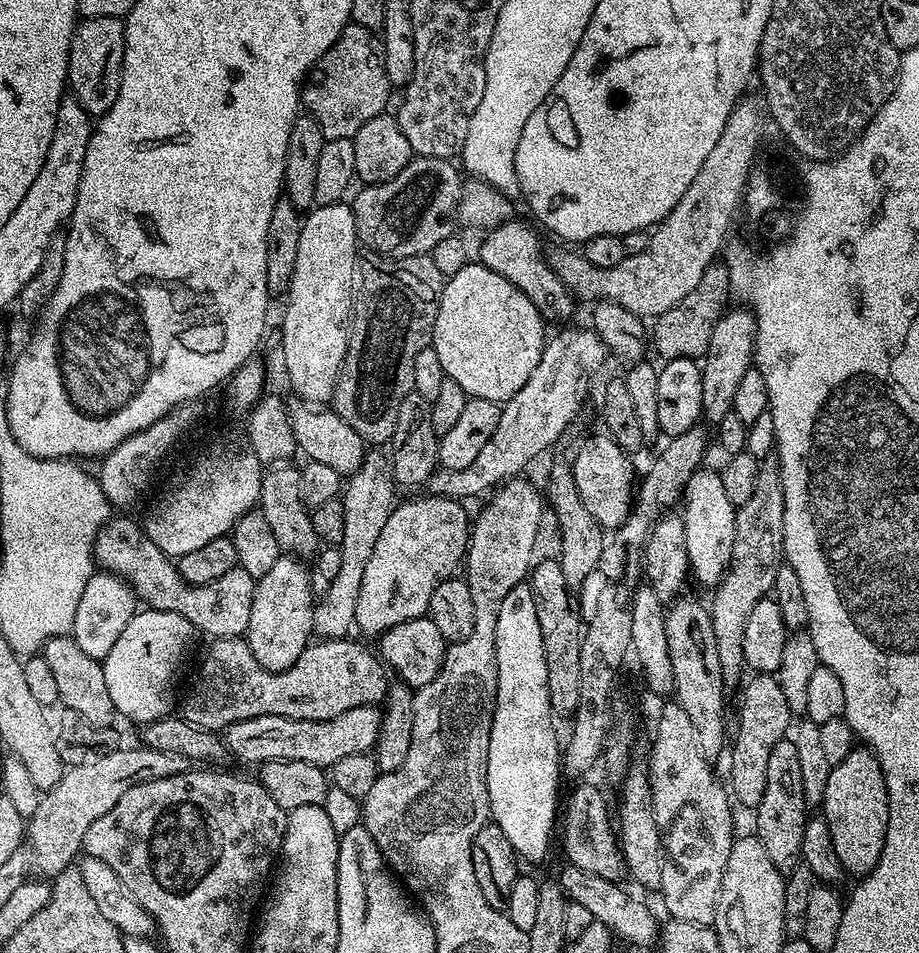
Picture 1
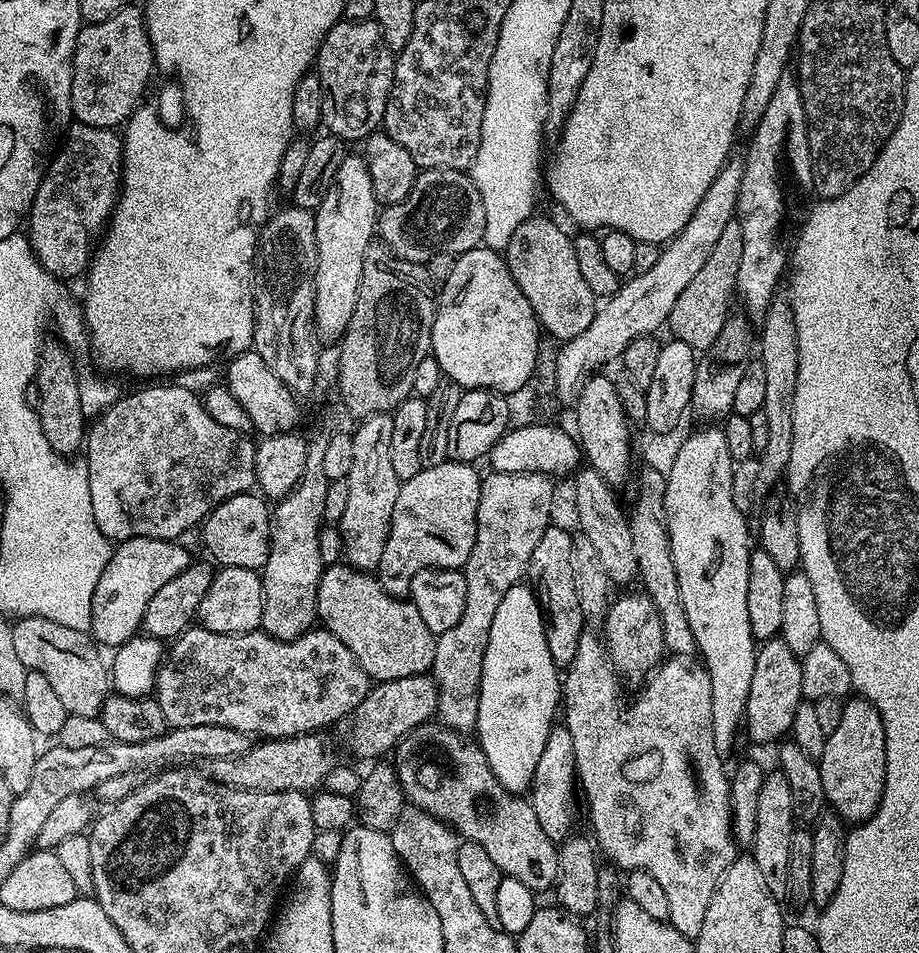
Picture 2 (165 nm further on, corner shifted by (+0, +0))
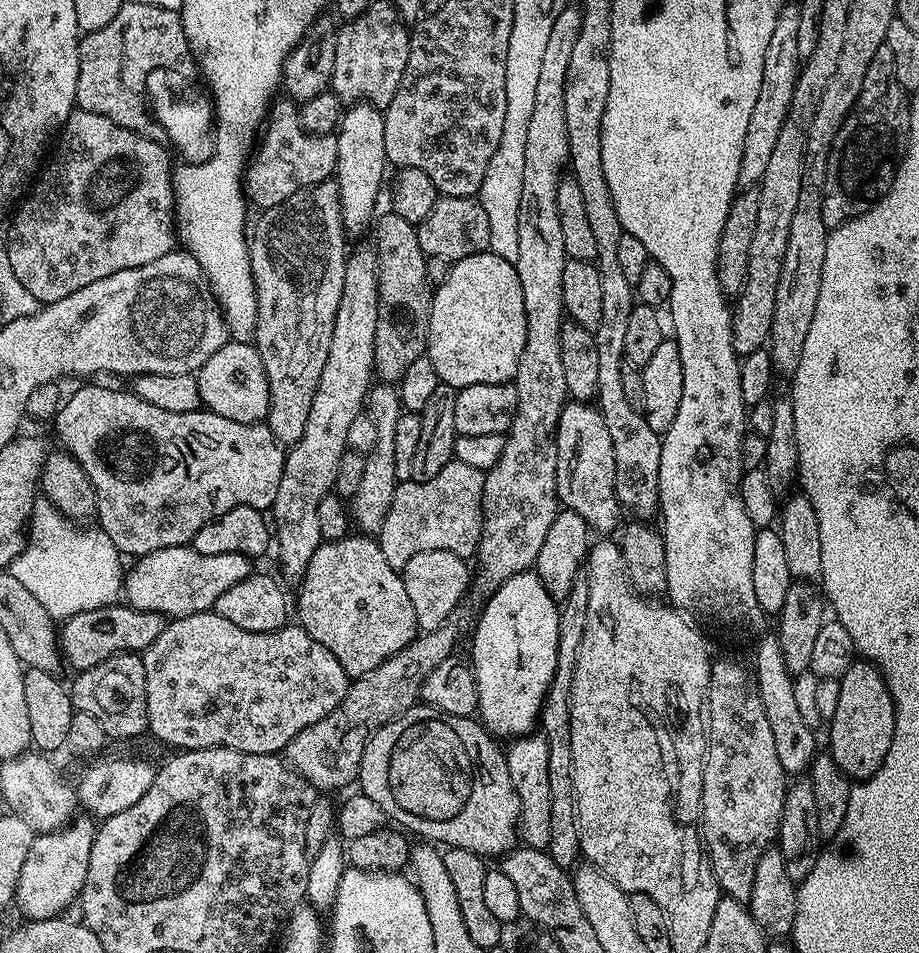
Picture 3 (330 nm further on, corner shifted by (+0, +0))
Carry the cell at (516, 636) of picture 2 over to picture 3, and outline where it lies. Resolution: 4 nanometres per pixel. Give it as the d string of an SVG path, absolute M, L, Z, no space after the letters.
M532 570L506 578L506 582L502 582L502 586L498 586L498 590L487 597L483 604L476 633L472 636L472 656L470 655L472 672L478 682L478 719L493 737L527 736L537 727L544 695L548 692L556 669L560 610L557 601L546 594L546 586L542 586Z

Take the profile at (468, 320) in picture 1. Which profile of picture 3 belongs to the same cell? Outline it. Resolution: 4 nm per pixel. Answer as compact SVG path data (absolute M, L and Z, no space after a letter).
M491 250L455 261L448 269L448 277L433 291L430 326L428 327L428 350L426 354L430 358L430 362L434 362L434 370L438 370L441 384L449 384L451 388L459 390L475 384L506 384L515 381L518 362L522 358L522 350L525 346L526 306L522 302L522 282L518 282L516 265L506 262L506 258L498 258L498 254L494 254Z

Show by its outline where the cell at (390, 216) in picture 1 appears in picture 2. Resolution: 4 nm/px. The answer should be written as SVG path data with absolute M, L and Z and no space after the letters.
M425 168L417 171L410 194L406 194L402 202L387 205L378 216L378 236L384 239L383 247L393 257L410 260L414 264L424 264L435 252L468 252L483 241L485 230L486 210L482 206L482 198L471 175L458 168Z

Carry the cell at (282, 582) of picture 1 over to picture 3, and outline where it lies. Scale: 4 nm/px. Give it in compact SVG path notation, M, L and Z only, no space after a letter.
M375 247L356 248L353 252L351 249L346 259L348 265L346 278L342 282L342 302L338 302L338 314L334 318L330 354L326 354L326 366L322 366L322 378L318 382L318 390L314 390L314 402L310 405L310 418L306 418L306 430L302 430L302 438L298 438L298 442L287 449L282 482L278 482L278 498L270 509L274 521L274 552L276 548L276 556L280 559L279 575L285 581L299 582L303 578L314 550L322 543L318 530L318 502L322 502L322 498L335 489L338 462L342 462L342 454L348 448L346 434L350 431L350 422L354 422L354 418L365 411L368 390L374 383L374 330L378 326L378 262Z

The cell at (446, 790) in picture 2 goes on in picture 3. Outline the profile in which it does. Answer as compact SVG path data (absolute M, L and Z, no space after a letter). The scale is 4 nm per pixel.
M417 706L382 725L368 739L360 763L359 791L366 798L378 802L389 821L397 820L401 829L417 832L425 841L470 850L485 858L499 858L517 847L520 795L508 769L505 749L495 743L499 744L479 719Z

